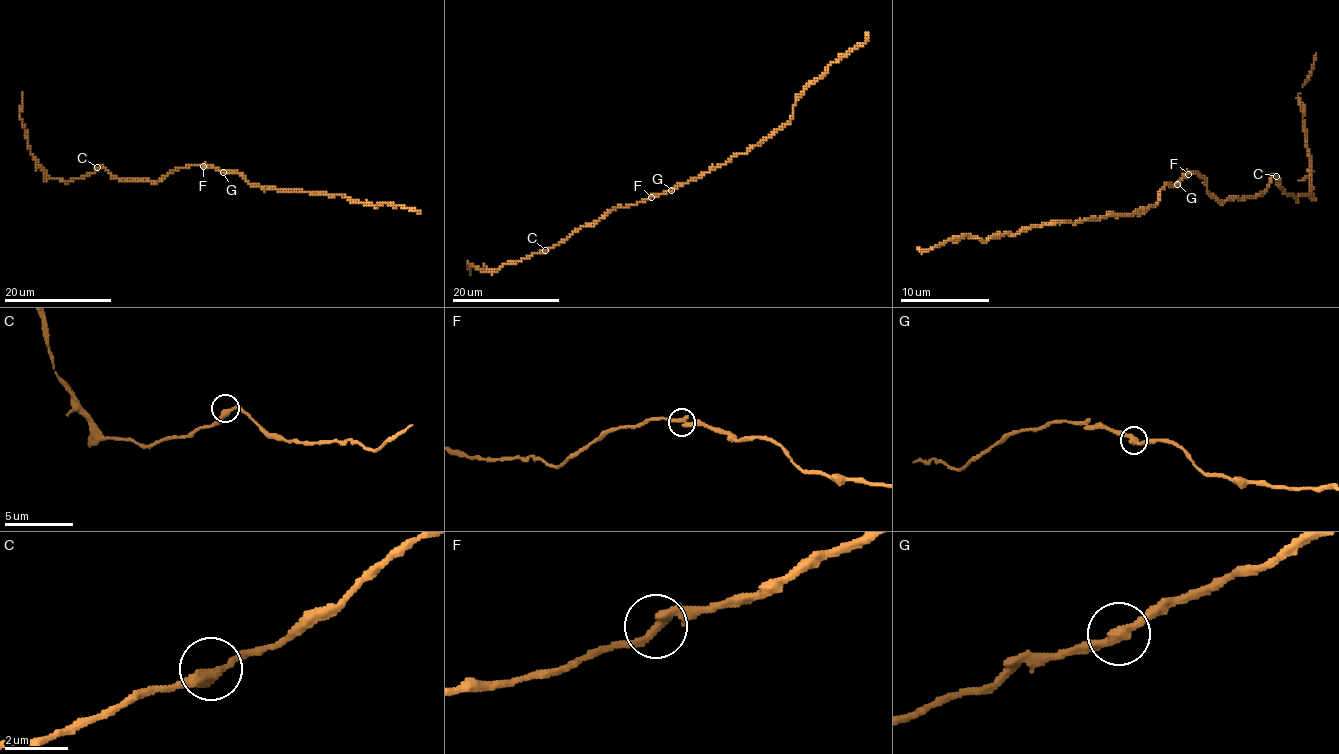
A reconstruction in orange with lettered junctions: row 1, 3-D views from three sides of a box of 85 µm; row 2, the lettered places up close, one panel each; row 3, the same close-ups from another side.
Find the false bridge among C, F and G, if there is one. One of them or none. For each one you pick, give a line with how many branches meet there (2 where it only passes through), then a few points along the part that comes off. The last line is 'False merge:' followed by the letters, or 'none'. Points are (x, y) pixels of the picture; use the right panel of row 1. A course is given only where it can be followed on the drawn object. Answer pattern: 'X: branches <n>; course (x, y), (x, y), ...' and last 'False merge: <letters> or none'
False merge: none

